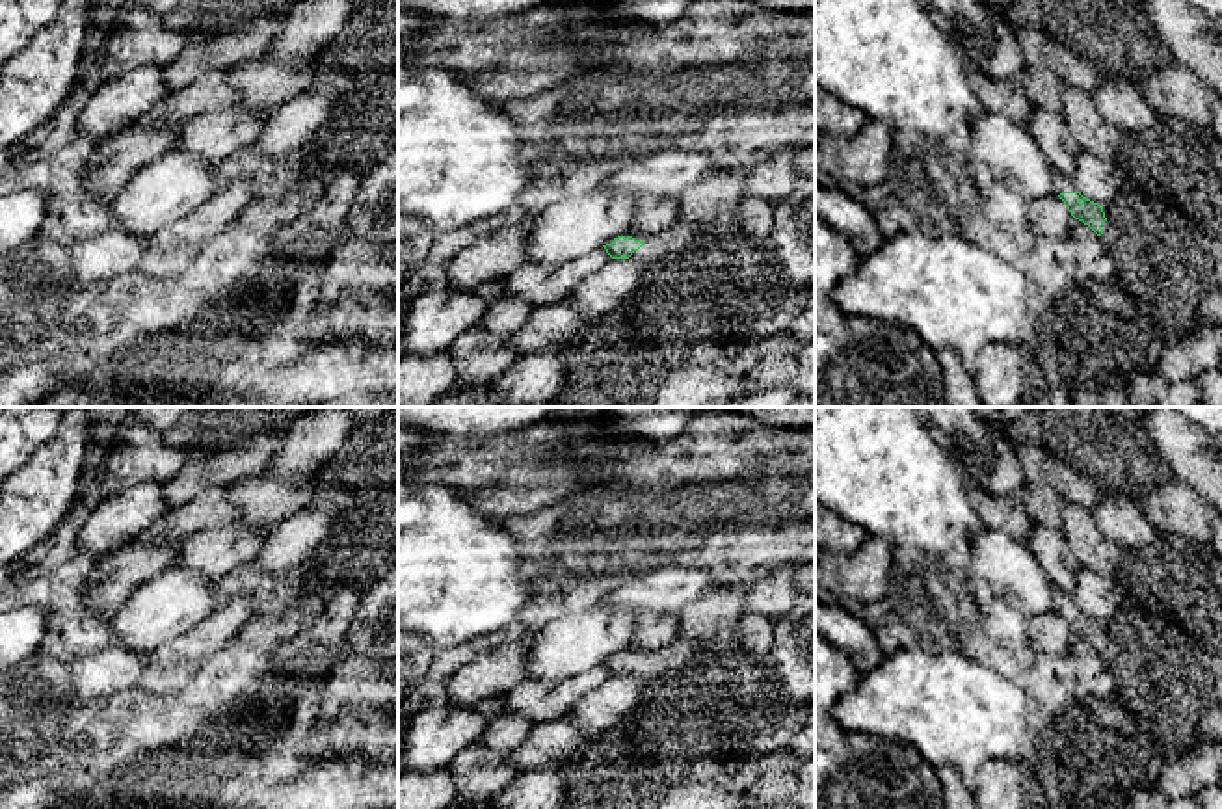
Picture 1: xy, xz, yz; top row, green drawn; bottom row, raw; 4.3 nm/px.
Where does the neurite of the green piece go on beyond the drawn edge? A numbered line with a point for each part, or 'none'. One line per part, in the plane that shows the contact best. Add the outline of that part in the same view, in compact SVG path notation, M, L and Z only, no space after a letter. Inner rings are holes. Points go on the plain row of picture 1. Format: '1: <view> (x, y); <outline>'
1: xz (681, 651); M677 636L671 643L655 651L640 651L627 647L621 653L632 653L634 656L640 656L644 660L631 673L647 683L666 671L673 671L675 668L690 664L701 653L701 647L692 638Z

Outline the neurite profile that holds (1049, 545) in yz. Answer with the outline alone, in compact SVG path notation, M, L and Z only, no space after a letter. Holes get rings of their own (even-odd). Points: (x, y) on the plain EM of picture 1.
M1034 524L1027 545L1038 558L1053 586L1071 595L1081 565L1075 560L1062 530Z

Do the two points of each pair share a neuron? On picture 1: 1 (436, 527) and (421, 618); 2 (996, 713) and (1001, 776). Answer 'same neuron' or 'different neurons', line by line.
1: same neuron
2: different neurons

